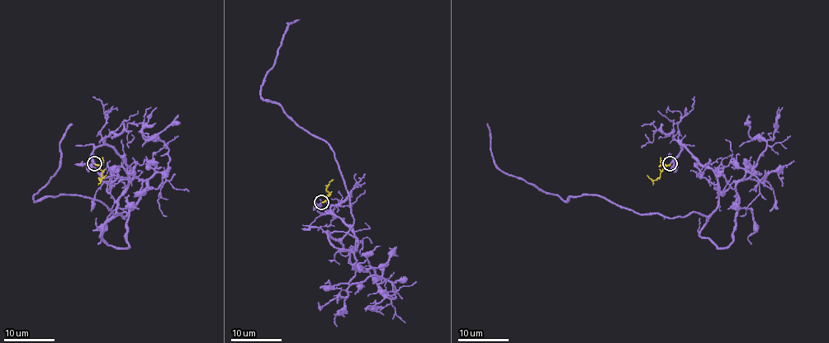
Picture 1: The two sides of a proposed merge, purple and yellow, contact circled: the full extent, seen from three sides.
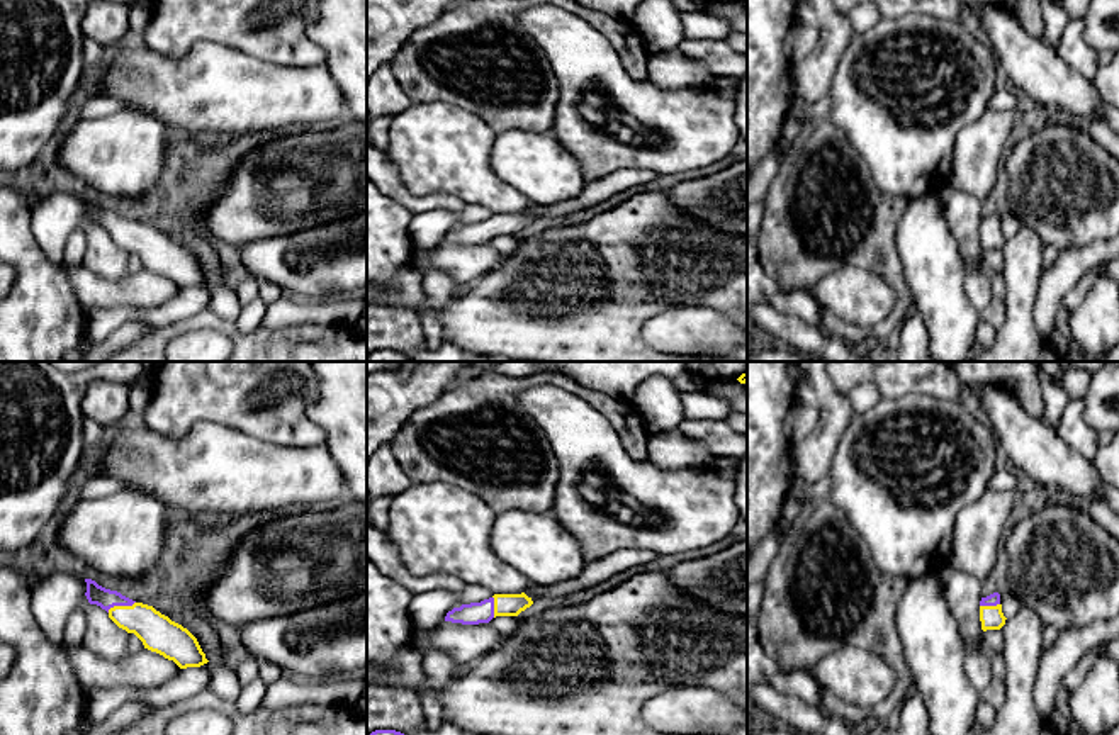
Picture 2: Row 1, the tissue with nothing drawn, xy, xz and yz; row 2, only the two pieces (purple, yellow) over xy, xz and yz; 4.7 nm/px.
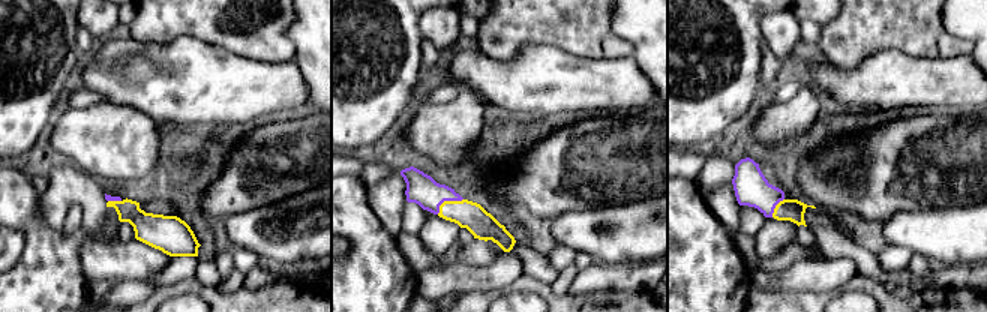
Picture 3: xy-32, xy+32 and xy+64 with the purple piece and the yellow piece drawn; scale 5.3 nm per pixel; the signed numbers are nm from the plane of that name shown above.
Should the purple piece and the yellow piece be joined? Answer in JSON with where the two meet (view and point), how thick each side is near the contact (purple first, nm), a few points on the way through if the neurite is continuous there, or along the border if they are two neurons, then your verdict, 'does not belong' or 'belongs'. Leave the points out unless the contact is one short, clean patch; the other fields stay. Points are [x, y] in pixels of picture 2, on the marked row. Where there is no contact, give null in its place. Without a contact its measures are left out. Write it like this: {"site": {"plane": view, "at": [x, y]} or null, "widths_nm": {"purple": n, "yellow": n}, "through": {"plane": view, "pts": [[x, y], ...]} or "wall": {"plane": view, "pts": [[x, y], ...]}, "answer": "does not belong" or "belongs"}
{"site": {"plane": "xy", "at": [121, 605]}, "widths_nm": {"purple": 90, "yellow": 180}, "through": {"plane": "xy", "pts": [[95, 594], [121, 605], [158, 634]]}, "answer": "belongs"}

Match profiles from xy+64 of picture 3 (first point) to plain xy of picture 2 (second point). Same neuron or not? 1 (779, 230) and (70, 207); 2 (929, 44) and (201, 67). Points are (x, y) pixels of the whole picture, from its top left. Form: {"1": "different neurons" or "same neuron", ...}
{"1": "same neuron", "2": "different neurons"}

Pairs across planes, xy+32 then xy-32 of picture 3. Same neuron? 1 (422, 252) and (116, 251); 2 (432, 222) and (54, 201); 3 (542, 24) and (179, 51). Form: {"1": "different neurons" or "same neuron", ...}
{"1": "same neuron", "2": "same neuron", "3": "different neurons"}

